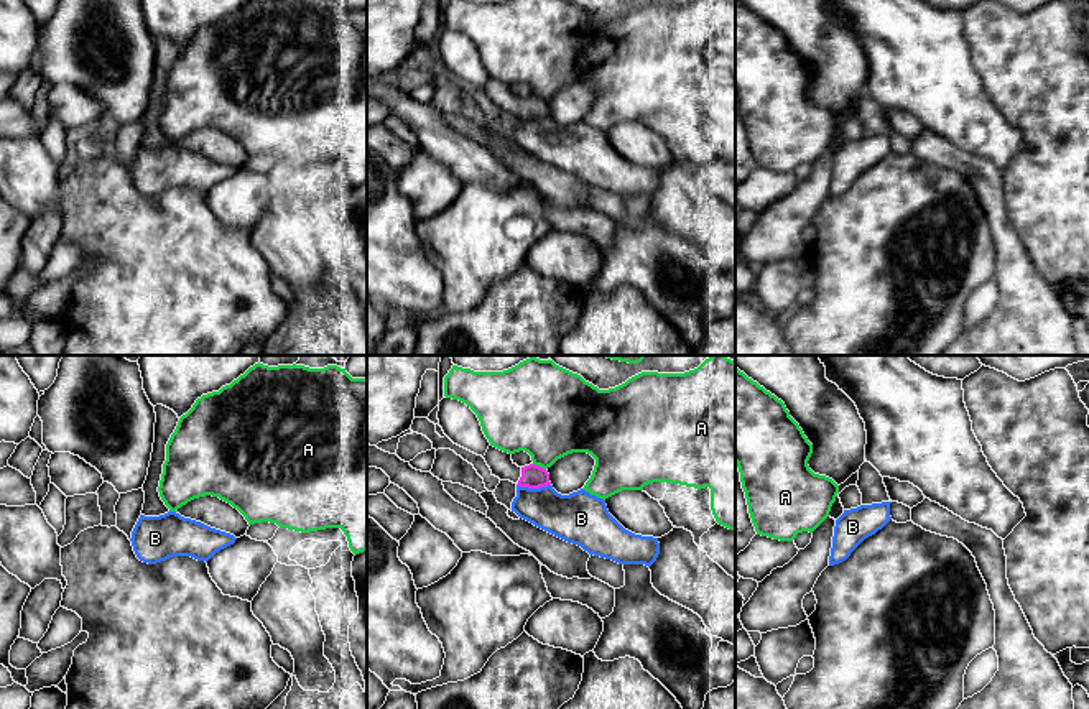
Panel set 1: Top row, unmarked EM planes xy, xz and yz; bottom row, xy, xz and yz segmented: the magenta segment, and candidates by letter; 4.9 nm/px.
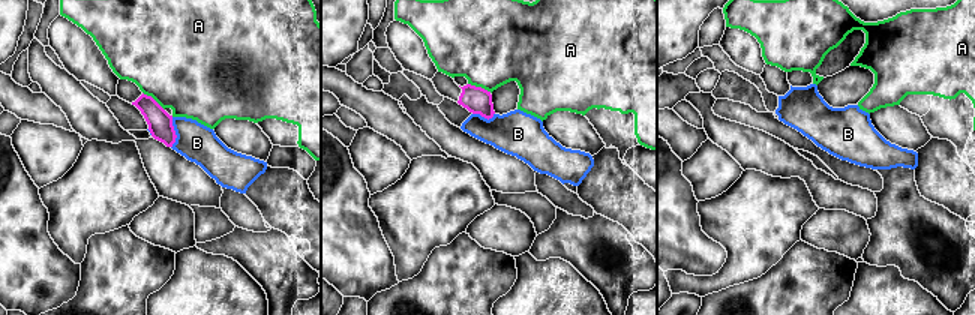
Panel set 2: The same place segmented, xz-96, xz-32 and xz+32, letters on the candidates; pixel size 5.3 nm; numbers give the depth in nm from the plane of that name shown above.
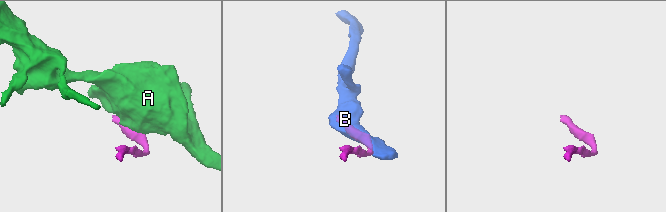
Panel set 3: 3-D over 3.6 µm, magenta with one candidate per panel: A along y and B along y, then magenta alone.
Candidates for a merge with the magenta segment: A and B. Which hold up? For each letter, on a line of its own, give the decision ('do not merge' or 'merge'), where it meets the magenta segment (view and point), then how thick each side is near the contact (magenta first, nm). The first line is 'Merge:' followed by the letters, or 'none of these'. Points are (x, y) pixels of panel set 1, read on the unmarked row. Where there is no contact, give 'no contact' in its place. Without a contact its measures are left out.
Merge: none of these
A: do not merge; meets magenta in xz at (538, 97); 110 nm thick on the magenta side, 400 nm on the other
B: do not merge; meets magenta in xz at (533, 119); 110 nm thick on the magenta side, 240 nm on the other

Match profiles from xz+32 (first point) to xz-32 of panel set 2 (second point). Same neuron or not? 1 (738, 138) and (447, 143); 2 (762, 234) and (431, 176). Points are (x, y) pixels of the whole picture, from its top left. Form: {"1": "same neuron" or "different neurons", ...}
{"1": "different neurons", "2": "same neuron"}

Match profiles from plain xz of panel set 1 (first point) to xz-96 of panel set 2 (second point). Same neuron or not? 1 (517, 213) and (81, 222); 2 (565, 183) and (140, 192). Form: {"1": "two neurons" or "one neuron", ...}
{"1": "one neuron", "2": "two neurons"}

